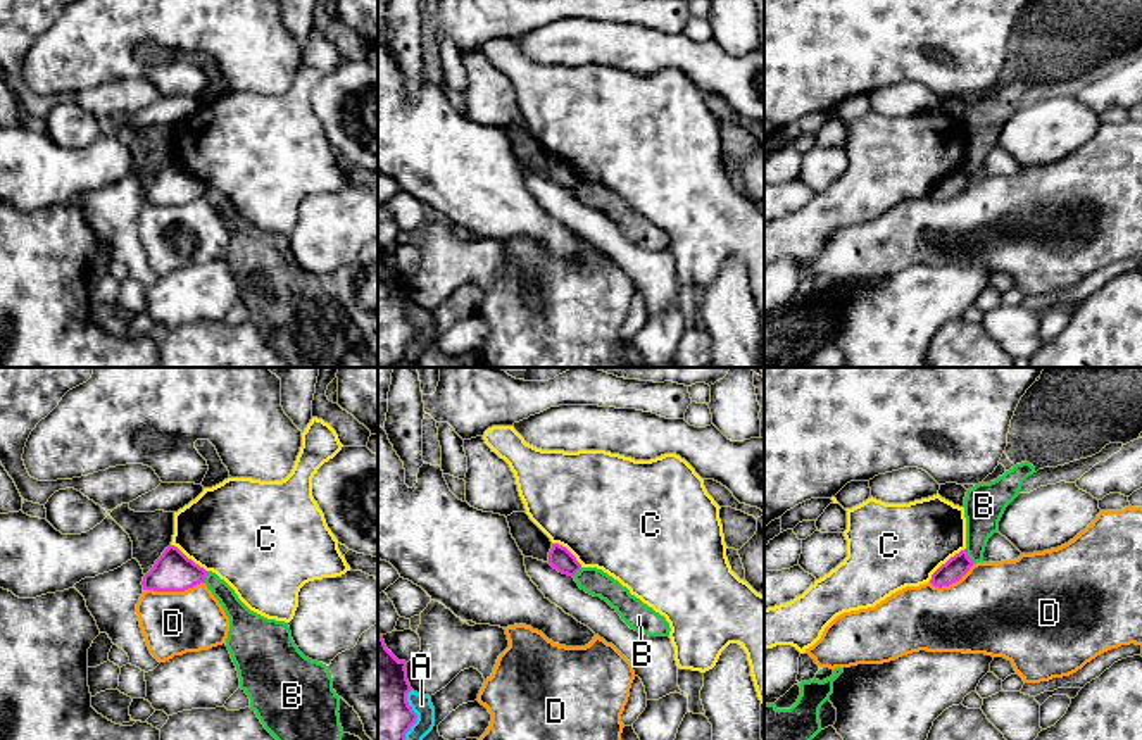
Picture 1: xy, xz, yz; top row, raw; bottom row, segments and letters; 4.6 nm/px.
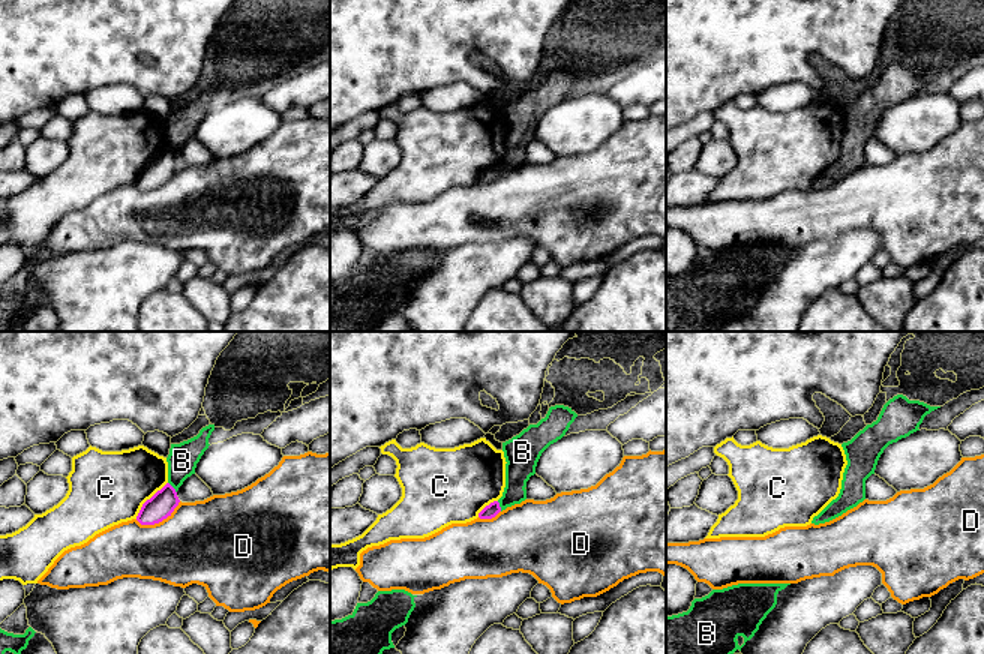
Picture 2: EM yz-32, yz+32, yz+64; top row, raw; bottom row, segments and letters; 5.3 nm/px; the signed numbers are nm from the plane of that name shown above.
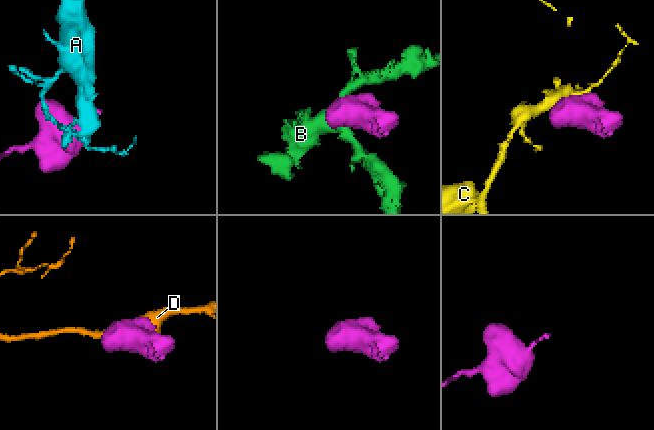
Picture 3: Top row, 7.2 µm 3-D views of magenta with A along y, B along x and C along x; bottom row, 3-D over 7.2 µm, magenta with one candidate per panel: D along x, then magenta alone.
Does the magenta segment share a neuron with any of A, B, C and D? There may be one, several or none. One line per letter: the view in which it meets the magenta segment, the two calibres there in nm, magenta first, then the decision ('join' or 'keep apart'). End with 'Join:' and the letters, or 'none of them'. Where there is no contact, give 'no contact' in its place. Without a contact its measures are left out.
A: contact in xz; calibres 300 and 100 nm; keep apart
B: contact in yz; calibres 100 and 190 nm; keep apart
C: contact in yz; calibres 100 and 400 nm; keep apart
D: contact in xy; calibres 190 and 300 nm; keep apart
Join: none of them

